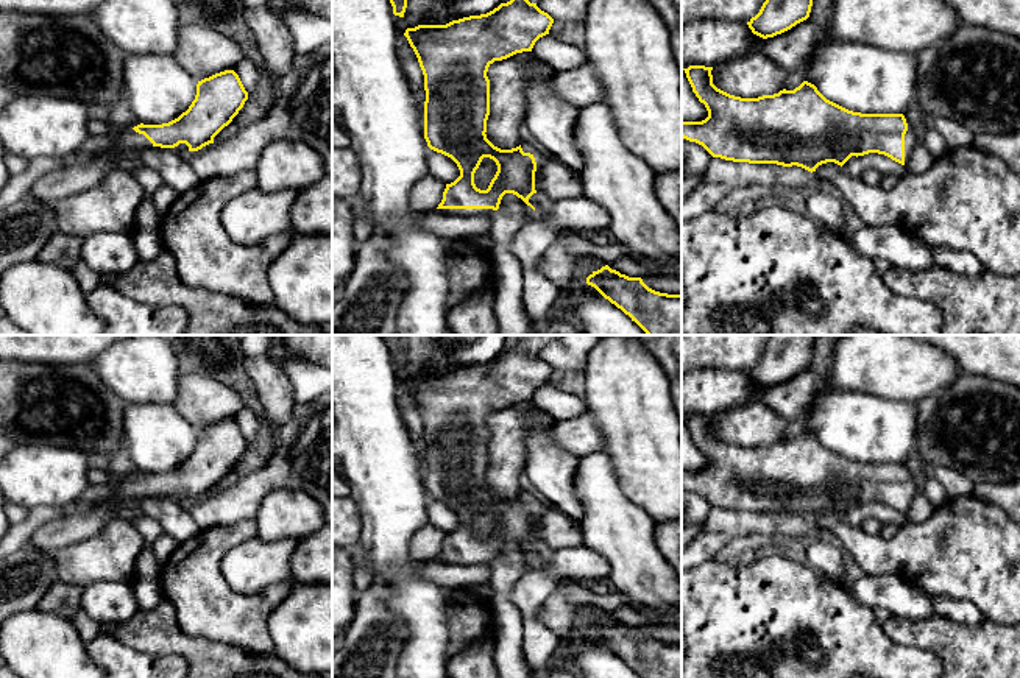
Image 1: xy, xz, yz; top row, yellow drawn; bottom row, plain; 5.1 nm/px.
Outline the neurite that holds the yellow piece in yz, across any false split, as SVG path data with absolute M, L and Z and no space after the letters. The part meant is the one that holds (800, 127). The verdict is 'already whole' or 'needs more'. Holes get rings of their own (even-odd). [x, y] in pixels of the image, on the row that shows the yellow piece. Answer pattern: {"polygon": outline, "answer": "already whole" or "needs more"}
{"polygon": "M713 67L683 69L708 117L683 122L682 137L702 145L713 157L749 164L802 167L808 171L827 162L844 165L852 156L878 153L906 165L916 147L916 134L903 114L861 114L827 100L814 84L803 81L794 90L780 90L758 98L730 95L713 84Z", "answer": "needs more"}

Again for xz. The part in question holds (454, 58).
{"polygon": "M510 0L487 14L406 30L424 75L424 139L430 150L451 157L460 170L460 176L446 184L438 214L496 218L505 193L516 195L535 210L529 203L537 193L533 154L524 153L521 145L501 150L487 139L487 72L494 61L532 51L552 23L537 3ZM483 157L498 165L487 190L474 184Z", "answer": "needs more"}

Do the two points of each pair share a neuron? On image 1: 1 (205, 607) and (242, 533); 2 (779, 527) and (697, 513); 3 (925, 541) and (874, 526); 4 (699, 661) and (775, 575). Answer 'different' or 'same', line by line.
1: same
2: different
3: different
4: same

